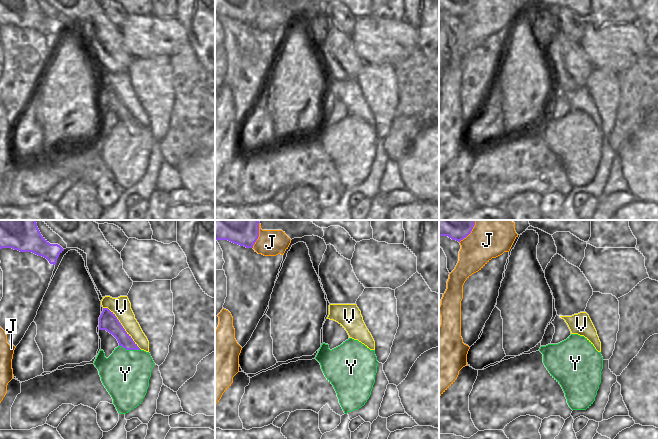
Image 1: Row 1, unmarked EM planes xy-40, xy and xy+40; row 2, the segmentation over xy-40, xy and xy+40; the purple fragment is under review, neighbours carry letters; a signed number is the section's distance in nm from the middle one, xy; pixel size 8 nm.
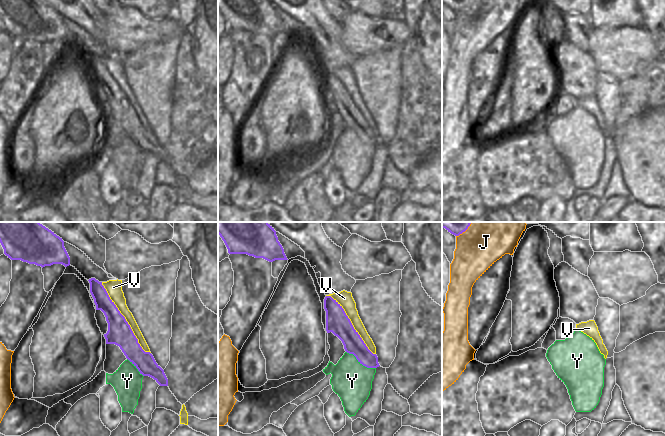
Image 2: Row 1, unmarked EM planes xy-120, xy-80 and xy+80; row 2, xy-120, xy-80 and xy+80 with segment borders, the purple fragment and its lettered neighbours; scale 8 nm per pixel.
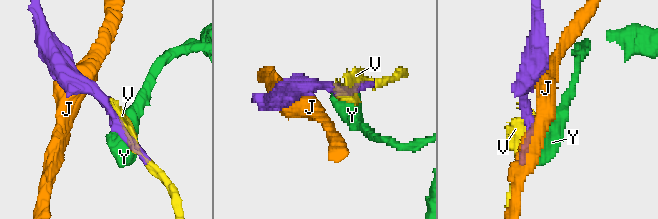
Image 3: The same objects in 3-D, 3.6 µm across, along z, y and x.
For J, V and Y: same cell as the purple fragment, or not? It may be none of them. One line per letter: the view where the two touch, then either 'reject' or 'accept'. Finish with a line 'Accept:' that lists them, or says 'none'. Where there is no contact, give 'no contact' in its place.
J: contact in xy; reject
V: contact in xy-40; accept
Y: contact in xy-40; reject
Accept: V

